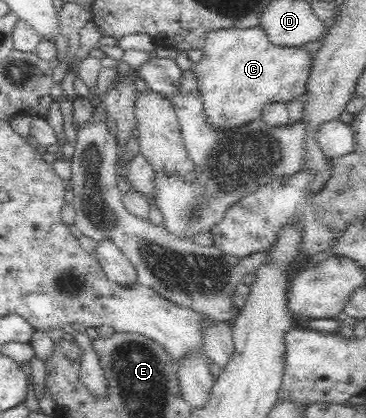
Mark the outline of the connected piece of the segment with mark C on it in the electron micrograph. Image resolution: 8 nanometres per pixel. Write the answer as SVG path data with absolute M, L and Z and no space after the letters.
M260 25L252 28L232 27L210 31L206 35L202 59L195 71L208 123L222 131L236 129L256 118L261 118L266 104L276 102L288 104L294 99L303 99L307 92L313 56L314 52L310 52L306 44L302 46L274 44L267 36L267 31Z

